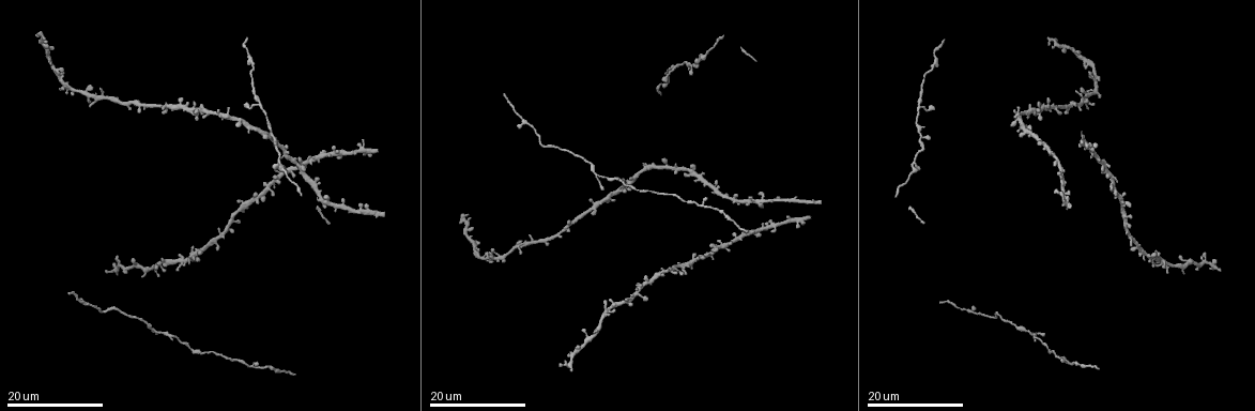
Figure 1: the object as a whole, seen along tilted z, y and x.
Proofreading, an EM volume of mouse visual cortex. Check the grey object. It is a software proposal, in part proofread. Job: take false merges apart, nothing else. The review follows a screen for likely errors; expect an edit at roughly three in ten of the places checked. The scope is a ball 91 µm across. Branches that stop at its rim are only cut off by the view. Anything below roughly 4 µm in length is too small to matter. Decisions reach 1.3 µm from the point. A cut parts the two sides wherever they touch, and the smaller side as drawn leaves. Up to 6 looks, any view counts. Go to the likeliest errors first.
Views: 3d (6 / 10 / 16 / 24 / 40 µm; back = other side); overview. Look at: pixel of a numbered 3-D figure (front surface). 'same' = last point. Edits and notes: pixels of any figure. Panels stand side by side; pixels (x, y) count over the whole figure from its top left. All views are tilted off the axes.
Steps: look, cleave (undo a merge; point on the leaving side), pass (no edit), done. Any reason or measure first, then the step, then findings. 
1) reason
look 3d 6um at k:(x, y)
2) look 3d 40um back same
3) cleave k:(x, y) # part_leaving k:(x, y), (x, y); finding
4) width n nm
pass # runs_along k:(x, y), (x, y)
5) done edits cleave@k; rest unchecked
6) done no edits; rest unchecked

a fork
look 3d 16um at 1:(602, 176)

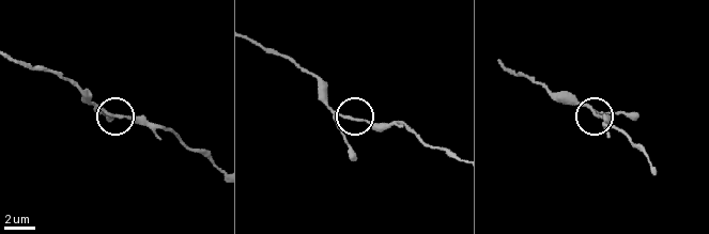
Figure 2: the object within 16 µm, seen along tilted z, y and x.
look 3d 6um at 2:(107, 112)

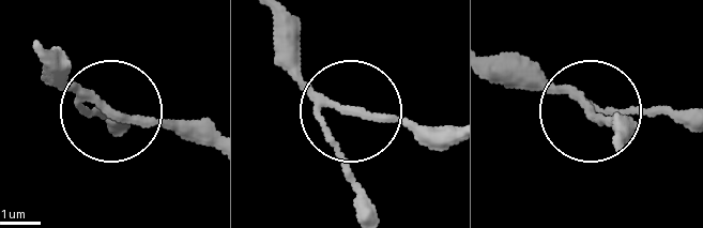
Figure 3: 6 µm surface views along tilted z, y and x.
pass # continuous, no second neuron

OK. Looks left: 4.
three arms meet
look 3d 24um at 1:(677, 64)

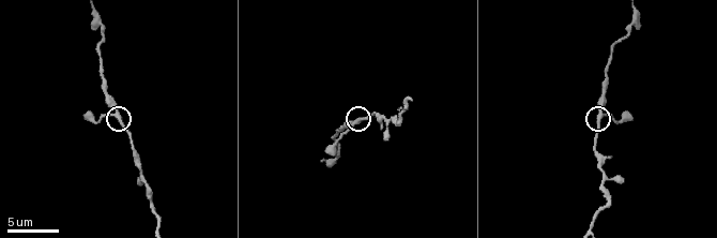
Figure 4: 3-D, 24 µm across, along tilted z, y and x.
look 3d 10um at 4:(598, 113)

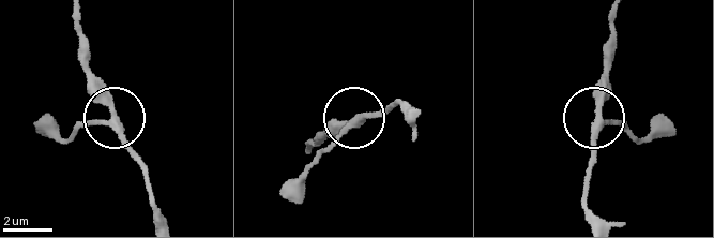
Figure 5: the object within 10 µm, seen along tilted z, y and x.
look 3d 10um back at 5:(354, 124)

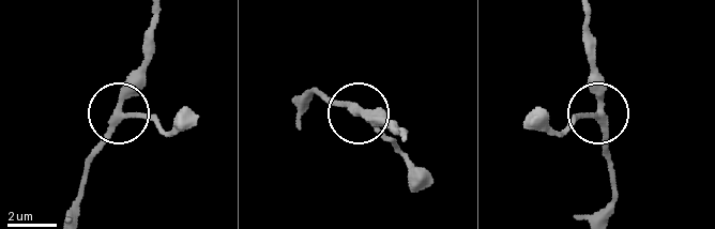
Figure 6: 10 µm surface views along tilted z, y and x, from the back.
pass # all the same neuron

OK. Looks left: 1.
done no edits; rest unchecked

